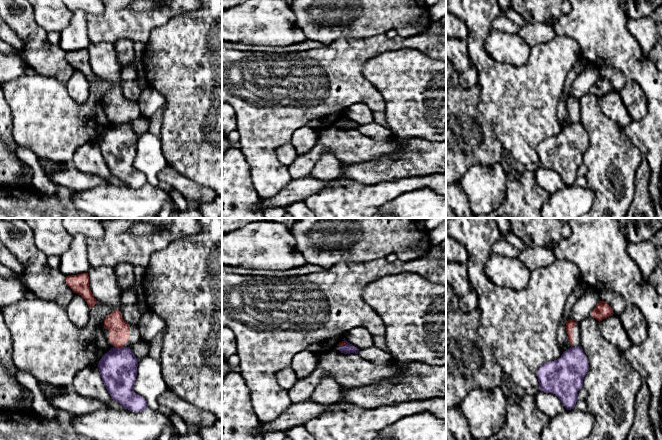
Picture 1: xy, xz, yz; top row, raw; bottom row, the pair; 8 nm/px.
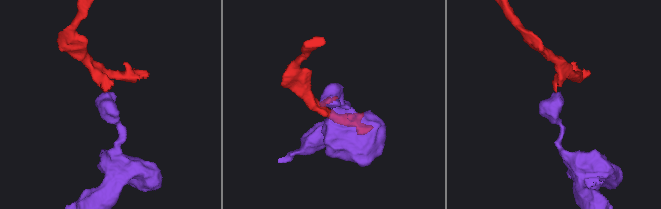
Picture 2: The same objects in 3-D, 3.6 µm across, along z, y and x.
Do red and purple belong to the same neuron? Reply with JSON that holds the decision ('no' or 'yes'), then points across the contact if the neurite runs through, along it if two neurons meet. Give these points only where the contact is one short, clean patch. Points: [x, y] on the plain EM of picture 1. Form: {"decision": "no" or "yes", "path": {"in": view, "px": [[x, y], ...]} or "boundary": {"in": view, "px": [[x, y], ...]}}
{"decision": "no", "boundary": {"in": "xy", "px": [[123, 122], [113, 123]]}}

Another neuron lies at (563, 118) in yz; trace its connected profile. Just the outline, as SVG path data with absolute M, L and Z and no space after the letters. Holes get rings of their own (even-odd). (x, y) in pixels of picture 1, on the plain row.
M576 61L572 70L568 73L566 77L564 91L558 103L558 113L557 113L558 121L562 128L565 128L566 126L571 124L571 120L568 116L568 110L566 107L566 99L569 96L573 81L575 80L577 75L581 73L583 70L584 70L584 63L581 61Z

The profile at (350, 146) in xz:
M331 125L320 131L320 140L309 152L297 155L288 166L292 179L311 176L320 156L329 151L342 163L362 163L397 153L401 149L400 139L375 140L364 136L358 130L344 130Z

